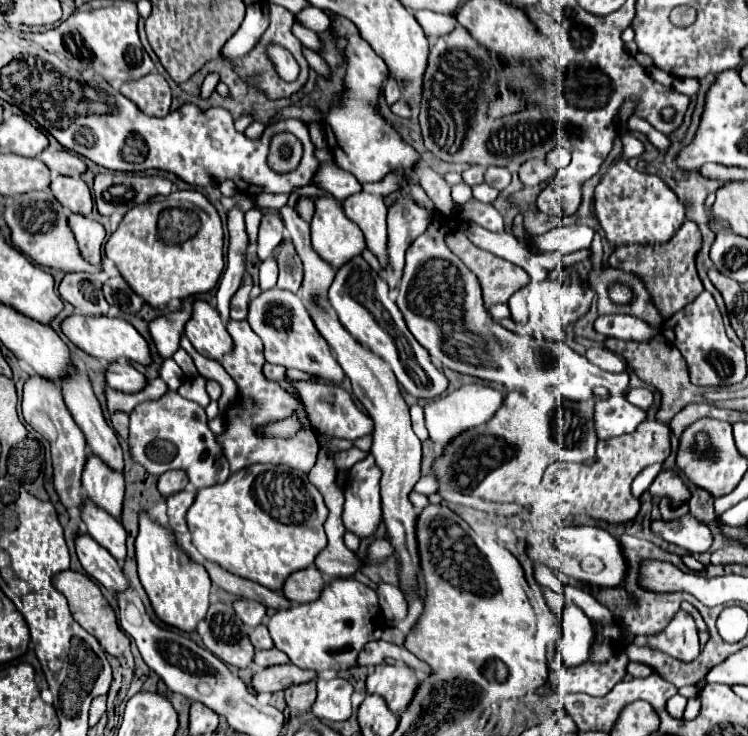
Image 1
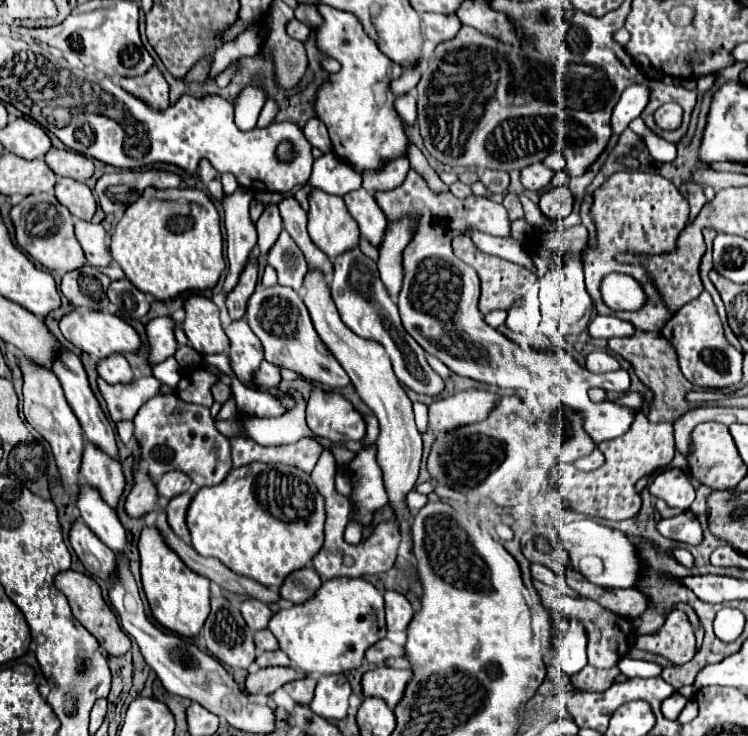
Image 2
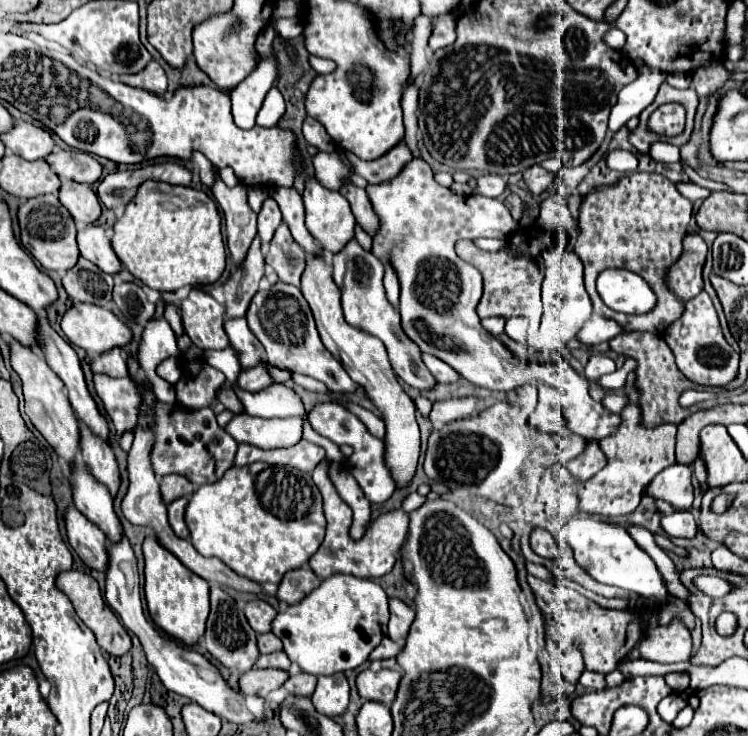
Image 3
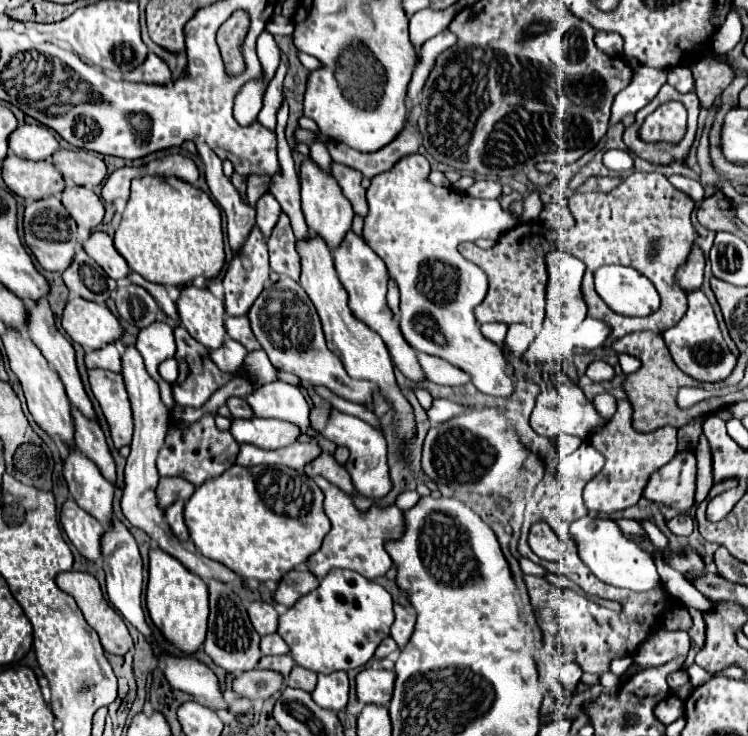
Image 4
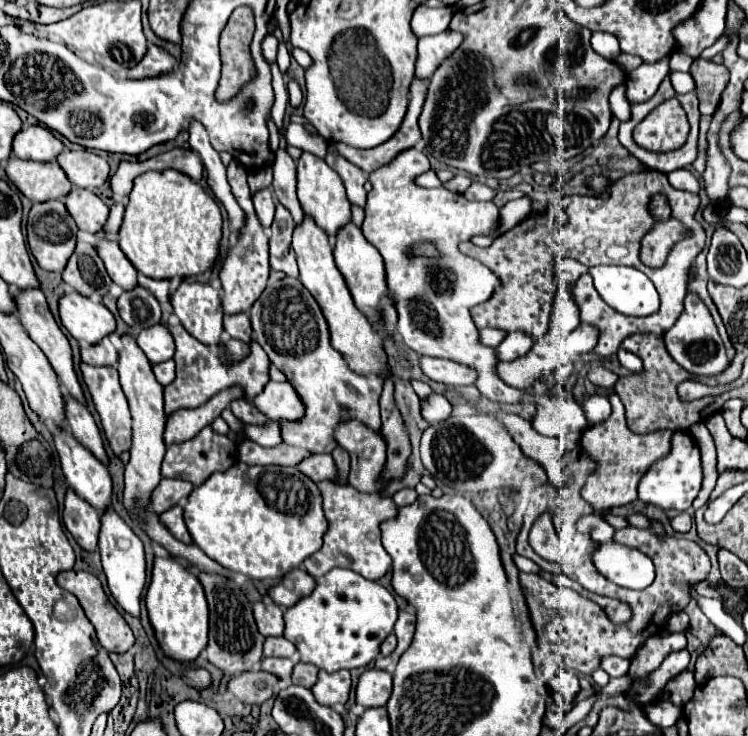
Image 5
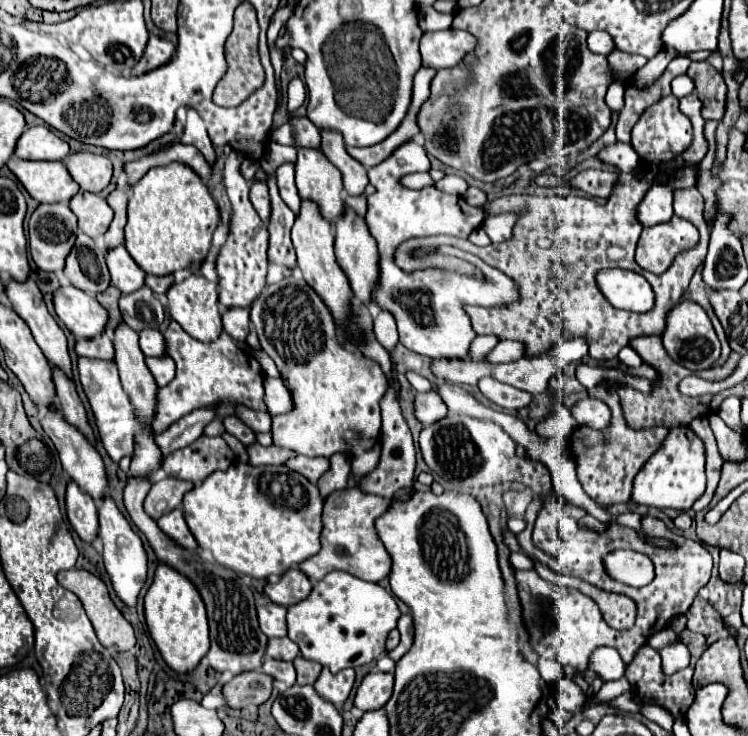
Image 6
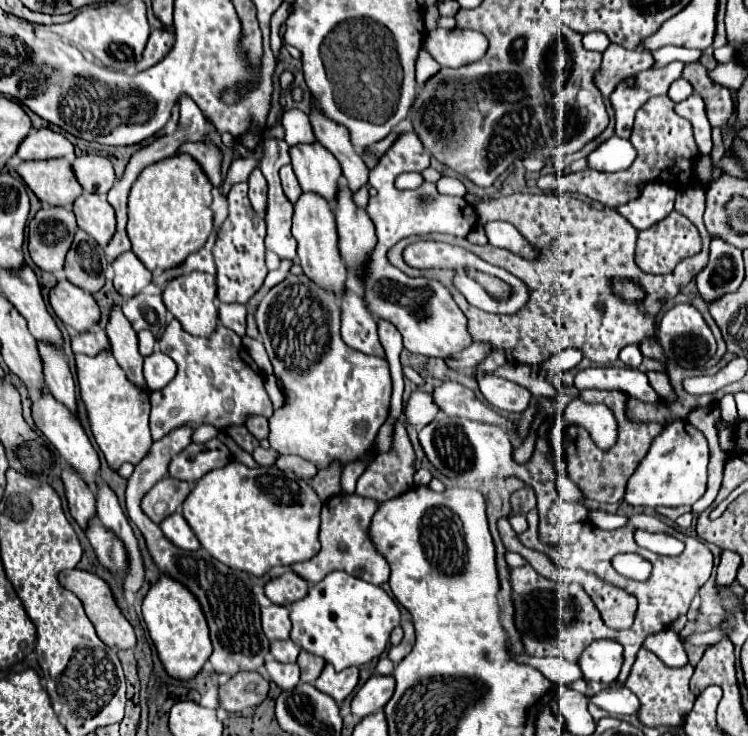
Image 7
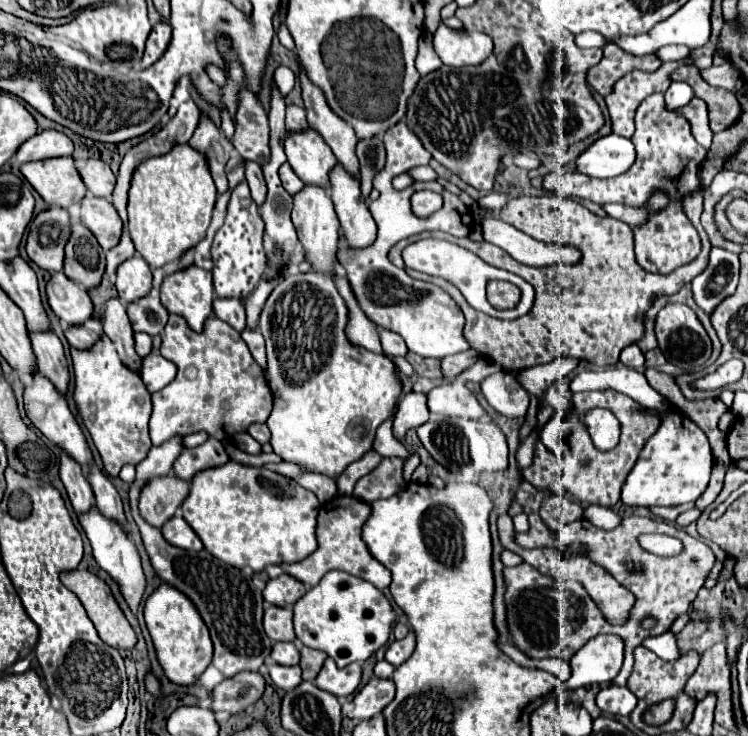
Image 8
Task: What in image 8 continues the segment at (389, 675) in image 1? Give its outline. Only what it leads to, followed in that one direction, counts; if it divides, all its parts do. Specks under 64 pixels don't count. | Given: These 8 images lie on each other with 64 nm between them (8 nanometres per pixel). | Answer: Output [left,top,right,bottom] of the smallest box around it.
[352,678,394,720]

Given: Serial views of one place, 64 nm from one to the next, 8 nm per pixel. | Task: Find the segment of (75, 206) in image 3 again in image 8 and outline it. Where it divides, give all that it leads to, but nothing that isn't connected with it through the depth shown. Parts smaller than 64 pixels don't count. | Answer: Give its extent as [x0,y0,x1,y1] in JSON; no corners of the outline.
[78,196,122,250]

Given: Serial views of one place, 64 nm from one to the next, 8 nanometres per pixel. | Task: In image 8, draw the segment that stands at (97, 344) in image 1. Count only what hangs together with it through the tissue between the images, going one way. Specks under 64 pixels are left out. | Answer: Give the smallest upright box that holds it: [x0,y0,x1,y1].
[46,272,94,326]

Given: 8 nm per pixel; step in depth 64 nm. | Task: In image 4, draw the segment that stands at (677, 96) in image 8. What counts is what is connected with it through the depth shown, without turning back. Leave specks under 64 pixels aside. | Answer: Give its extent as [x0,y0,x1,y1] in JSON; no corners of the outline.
[668,66,694,92]

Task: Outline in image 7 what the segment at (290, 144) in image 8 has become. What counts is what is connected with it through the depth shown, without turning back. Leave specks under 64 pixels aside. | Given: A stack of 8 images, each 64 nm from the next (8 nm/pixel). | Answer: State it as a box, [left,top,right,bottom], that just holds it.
[290,144,340,208]

